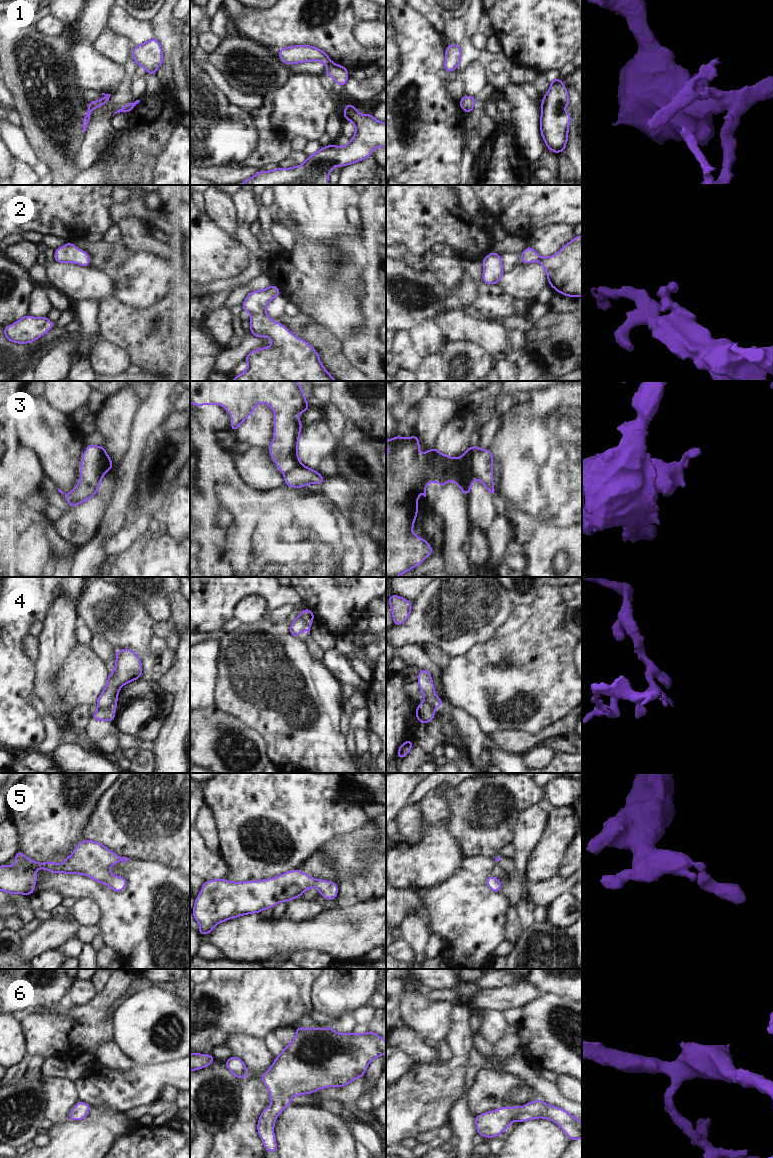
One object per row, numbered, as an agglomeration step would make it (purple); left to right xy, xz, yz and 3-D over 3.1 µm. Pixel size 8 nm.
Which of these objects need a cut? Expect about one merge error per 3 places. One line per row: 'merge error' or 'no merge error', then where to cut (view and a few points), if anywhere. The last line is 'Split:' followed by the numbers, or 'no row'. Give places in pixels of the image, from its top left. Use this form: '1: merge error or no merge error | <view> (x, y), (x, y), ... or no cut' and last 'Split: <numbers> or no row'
1: merge error | xz (331, 62), (327, 64)
2: no merge error | no cut
3: merge error | yz (481, 450), (472, 458), (472, 473), (475, 477)
4: merge error | xy (117, 697), (107, 707), (97, 710)
5: no merge error | no cut
6: no merge error | no cut
Split: 1, 3, 4

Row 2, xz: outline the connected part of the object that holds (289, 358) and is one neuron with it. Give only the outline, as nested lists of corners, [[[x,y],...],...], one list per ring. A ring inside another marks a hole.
[[[271,284],[267,289],[250,292],[242,303],[243,310],[251,314],[250,332],[255,337],[271,338],[272,346],[251,351],[245,358],[247,370],[232,381],[336,381],[320,363],[318,353],[311,345],[266,314],[267,304],[279,295],[280,290]]]

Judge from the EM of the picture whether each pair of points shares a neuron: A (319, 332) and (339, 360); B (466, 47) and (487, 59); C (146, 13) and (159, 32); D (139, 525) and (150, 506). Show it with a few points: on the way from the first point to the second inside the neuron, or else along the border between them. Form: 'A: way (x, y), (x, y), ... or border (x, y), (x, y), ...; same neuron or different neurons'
A: way (320, 339), (332, 353); same neuron
B: border (481, 51), (478, 59); different neurons
C: border (158, 10), (150, 21); different neurons
D: border (155, 512), (144, 514); different neurons

